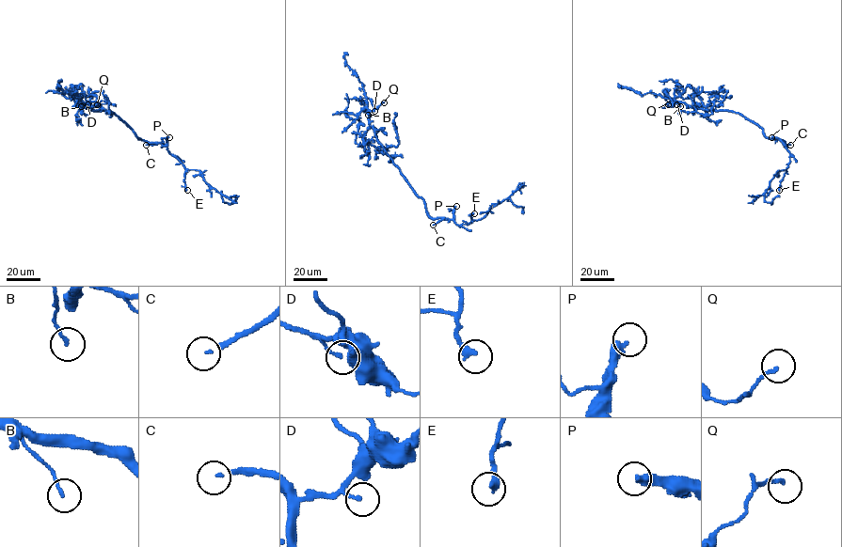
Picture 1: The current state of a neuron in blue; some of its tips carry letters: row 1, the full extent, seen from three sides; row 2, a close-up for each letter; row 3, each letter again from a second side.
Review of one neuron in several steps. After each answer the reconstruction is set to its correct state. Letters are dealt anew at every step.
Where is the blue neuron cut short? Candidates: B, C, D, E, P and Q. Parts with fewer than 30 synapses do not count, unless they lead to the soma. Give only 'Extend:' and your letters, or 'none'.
Extend: C, P

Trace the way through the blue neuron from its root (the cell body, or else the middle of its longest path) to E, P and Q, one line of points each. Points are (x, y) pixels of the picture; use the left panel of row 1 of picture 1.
E: (129, 126), (138, 138), (166, 147), (185, 169), (183, 181), (187, 190)
P: (129, 126), (138, 138), (146, 142), (166, 145), (169, 137)
Q: (129, 126), (114, 113), (86, 109), (82, 102), (92, 106), (97, 104)

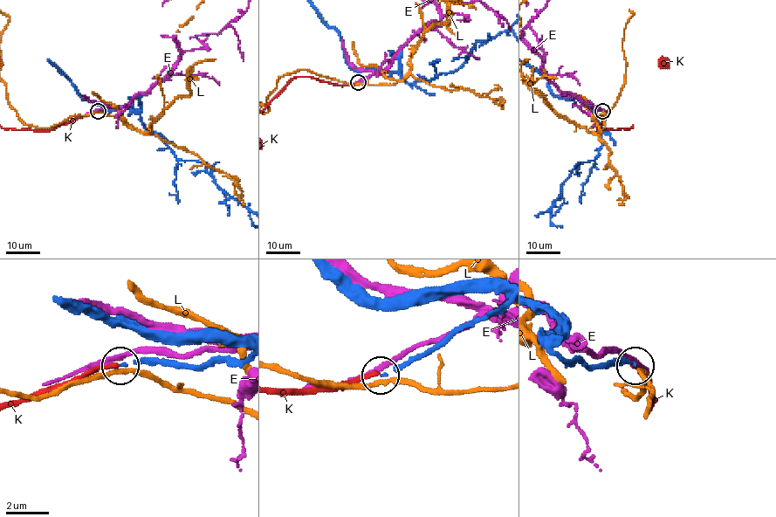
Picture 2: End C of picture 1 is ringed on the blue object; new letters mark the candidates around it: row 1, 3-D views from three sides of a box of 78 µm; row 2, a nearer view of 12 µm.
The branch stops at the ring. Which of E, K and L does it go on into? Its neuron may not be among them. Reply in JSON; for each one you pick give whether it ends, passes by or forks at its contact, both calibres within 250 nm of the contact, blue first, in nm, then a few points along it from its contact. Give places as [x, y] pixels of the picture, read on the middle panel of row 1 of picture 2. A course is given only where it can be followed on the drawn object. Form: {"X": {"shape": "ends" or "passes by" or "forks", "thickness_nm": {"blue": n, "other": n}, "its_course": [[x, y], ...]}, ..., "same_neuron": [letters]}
{"K": {"shape": "ends", "thickness_nm": {"blue": 120, "other": 190}}, "same_neuron": ["K"]}

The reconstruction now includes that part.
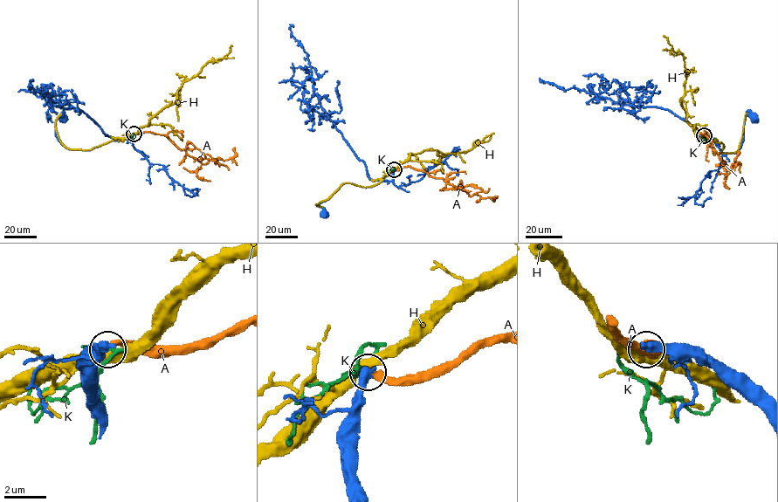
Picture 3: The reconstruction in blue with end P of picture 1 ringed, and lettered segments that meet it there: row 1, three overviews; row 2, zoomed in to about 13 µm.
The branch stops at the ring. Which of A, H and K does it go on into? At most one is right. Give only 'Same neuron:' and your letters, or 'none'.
Same neuron: none

